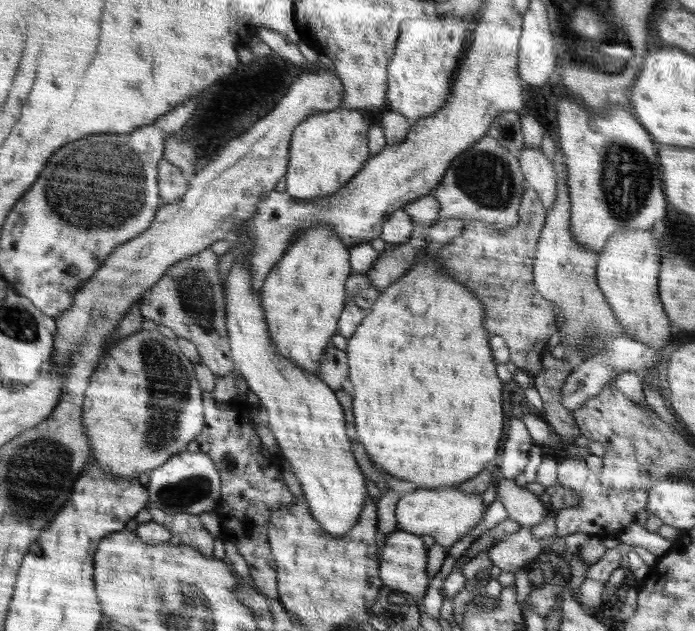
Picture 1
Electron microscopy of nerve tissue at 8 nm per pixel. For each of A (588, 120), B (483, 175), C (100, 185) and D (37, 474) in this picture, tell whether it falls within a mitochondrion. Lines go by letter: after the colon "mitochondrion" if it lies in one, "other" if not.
A: other
B: mitochondrion
C: mitochondrion
D: mitochondrion

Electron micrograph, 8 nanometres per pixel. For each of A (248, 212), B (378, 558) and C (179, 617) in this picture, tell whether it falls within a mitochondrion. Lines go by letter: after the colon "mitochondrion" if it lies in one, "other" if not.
A: other
B: other
C: mitochondrion

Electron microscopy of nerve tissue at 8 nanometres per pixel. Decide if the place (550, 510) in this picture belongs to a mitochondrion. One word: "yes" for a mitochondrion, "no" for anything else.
no

